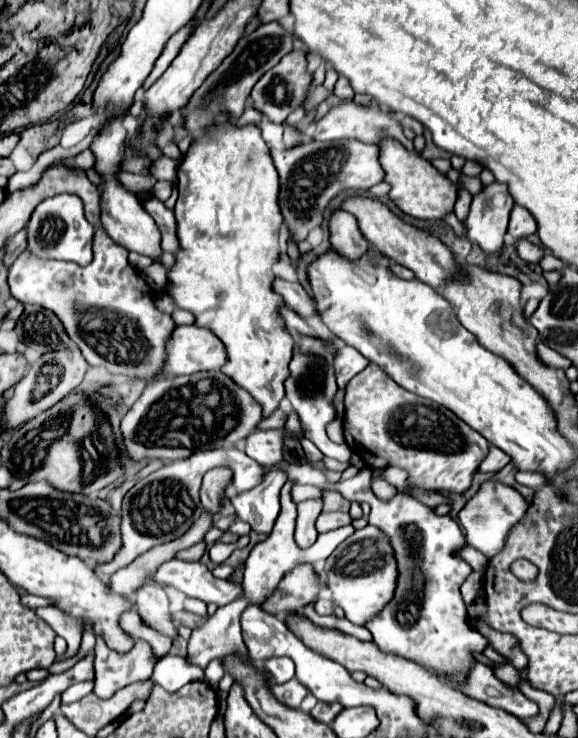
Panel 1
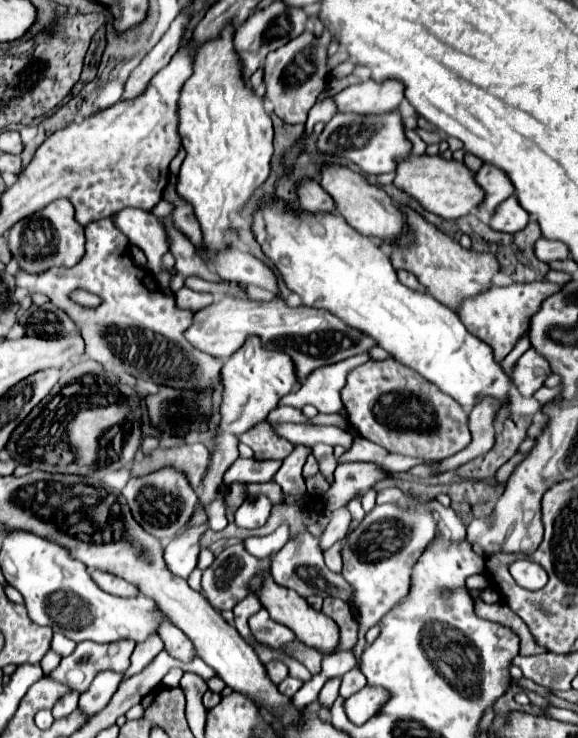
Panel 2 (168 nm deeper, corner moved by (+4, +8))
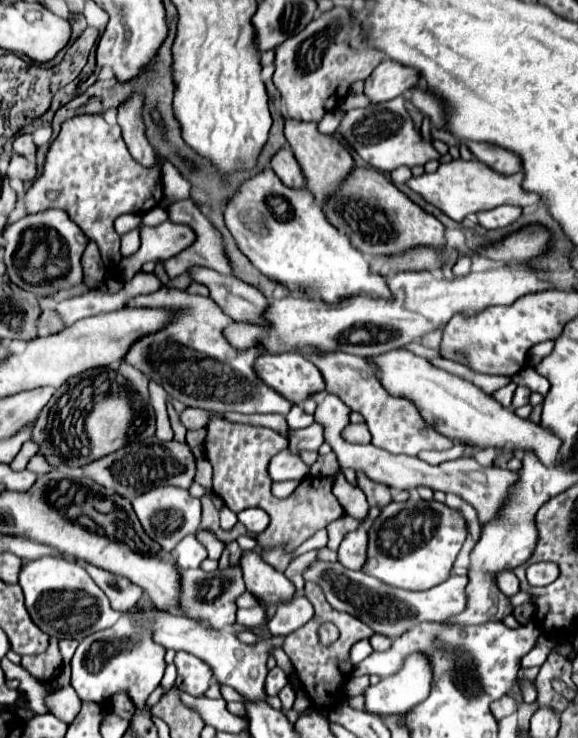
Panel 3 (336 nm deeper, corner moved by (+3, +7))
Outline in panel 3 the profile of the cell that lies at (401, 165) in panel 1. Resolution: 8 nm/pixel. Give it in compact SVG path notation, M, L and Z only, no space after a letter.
M453 160L449 164L441 164L437 172L423 174L419 178L411 178L407 182L409 188L413 188L417 194L421 194L429 204L437 206L441 212L445 212L451 220L461 222L467 214L475 214L479 210L497 208L501 204L513 204L519 208L533 206L541 198L537 194L529 194L525 188L521 188L521 178L525 174L517 172L511 176L497 174L495 170L489 170L489 166L481 164L479 160Z

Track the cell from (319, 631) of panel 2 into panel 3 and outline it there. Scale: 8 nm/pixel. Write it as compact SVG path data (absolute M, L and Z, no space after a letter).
M257 550L243 552L239 566L245 574L247 590L261 598L265 606L293 600L293 584L285 578L283 572L277 572L273 566L269 566Z

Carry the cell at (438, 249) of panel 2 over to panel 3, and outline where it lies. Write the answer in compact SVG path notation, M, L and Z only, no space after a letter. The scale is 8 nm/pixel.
M355 166L349 182L345 182L345 186L341 186L341 190L337 190L337 194L323 204L323 212L325 218L341 230L353 246L357 246L357 250L369 256L393 256L413 246L445 246L443 224L411 202L393 182L373 168Z

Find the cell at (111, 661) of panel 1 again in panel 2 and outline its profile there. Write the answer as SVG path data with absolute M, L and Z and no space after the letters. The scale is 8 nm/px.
M112 671L98 673L88 691L80 695L80 707L86 711L86 715L96 715L100 709L104 709L104 705L108 705L112 693L116 693L122 679L124 673L112 673Z

